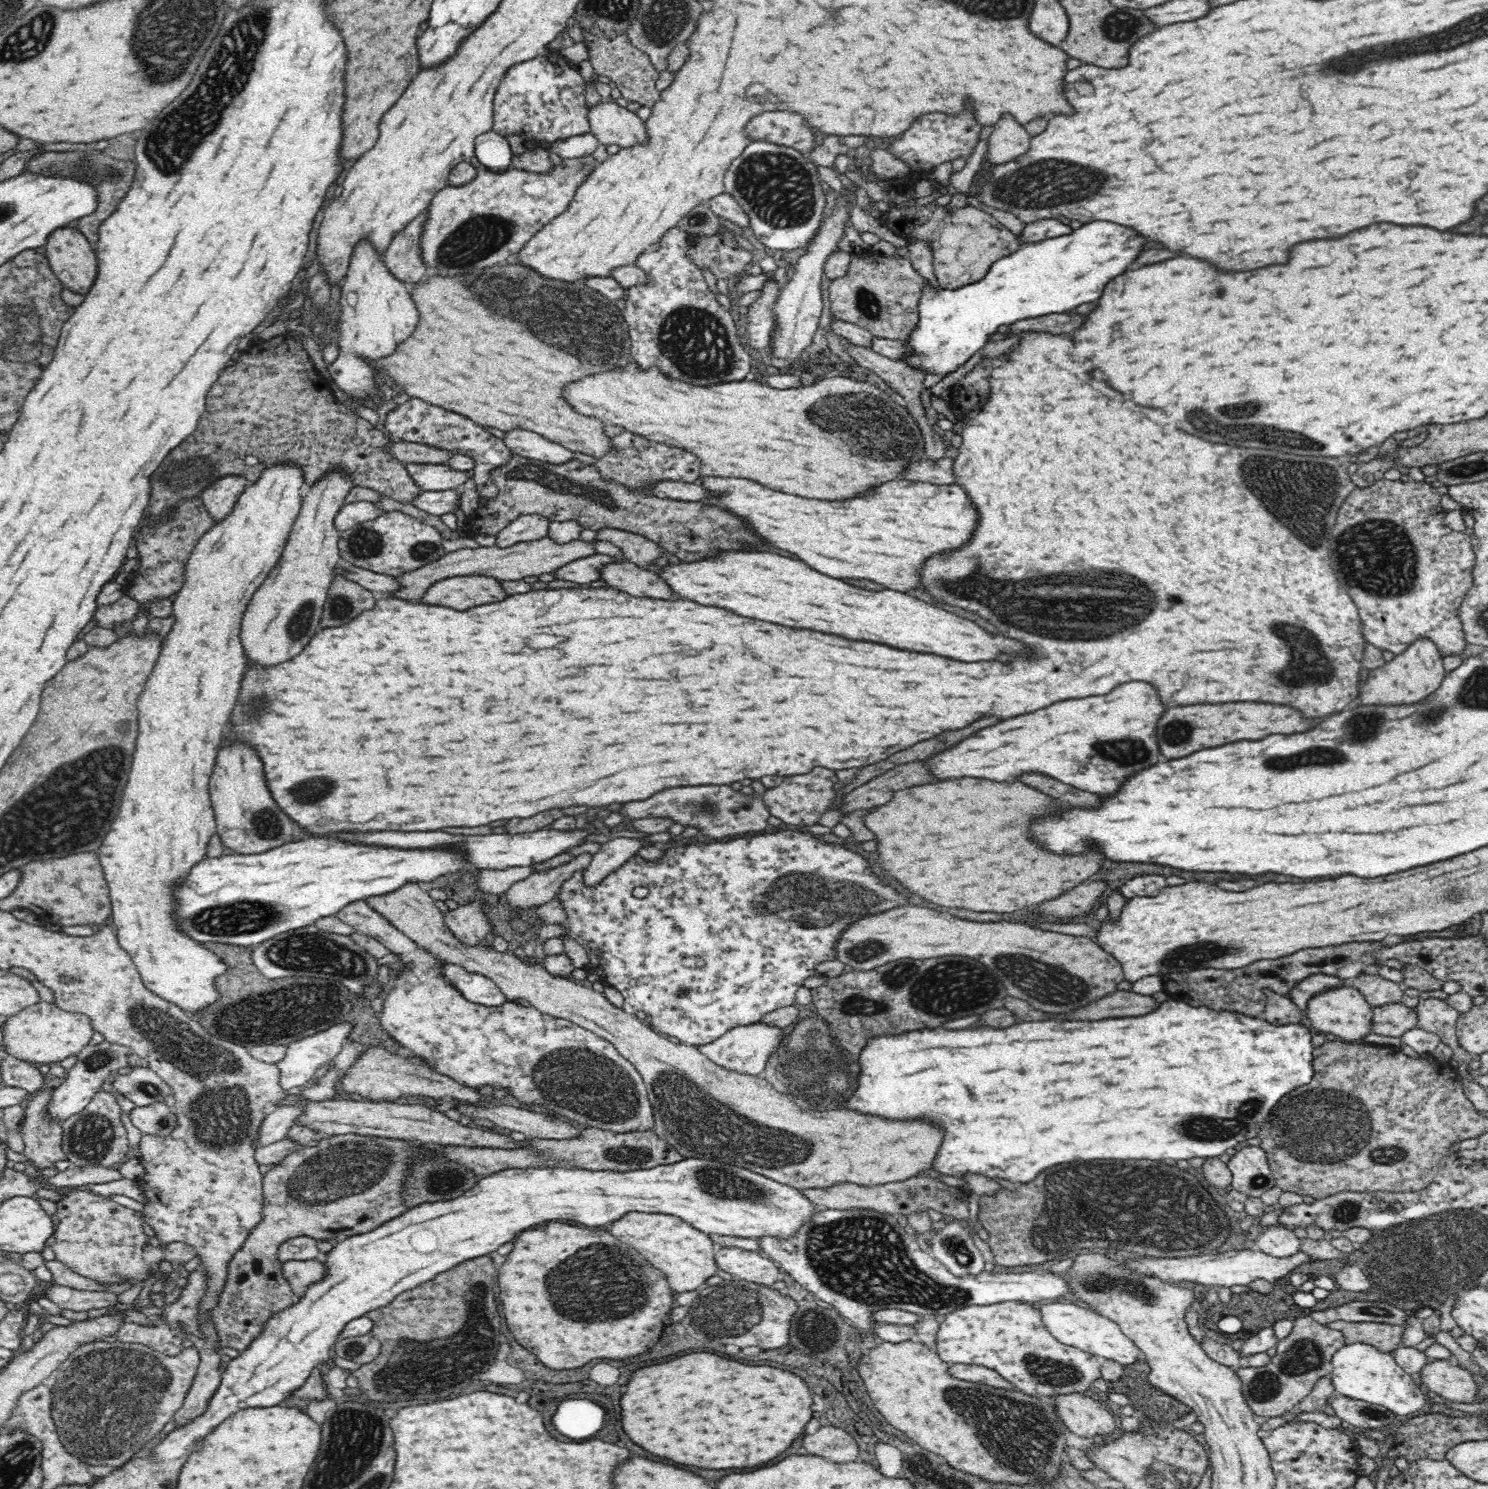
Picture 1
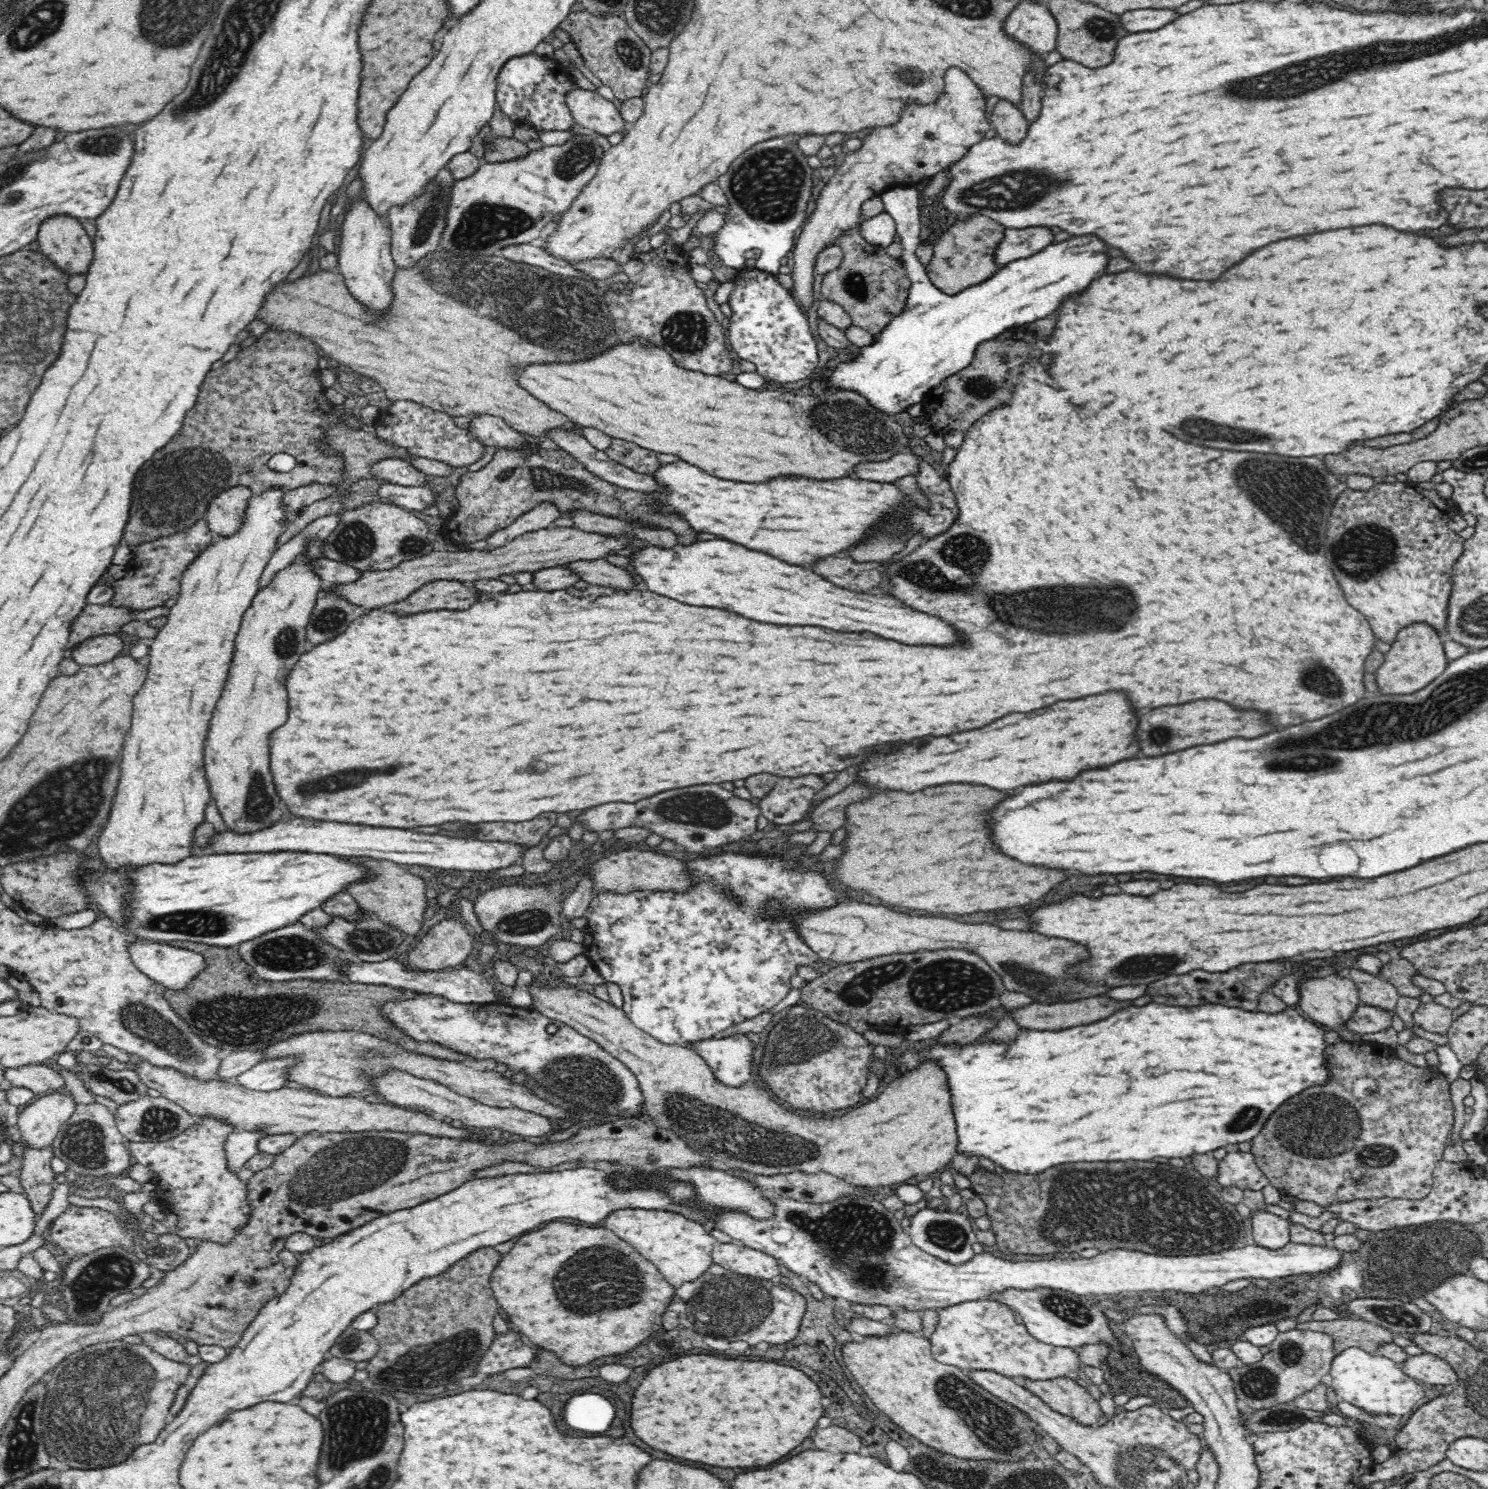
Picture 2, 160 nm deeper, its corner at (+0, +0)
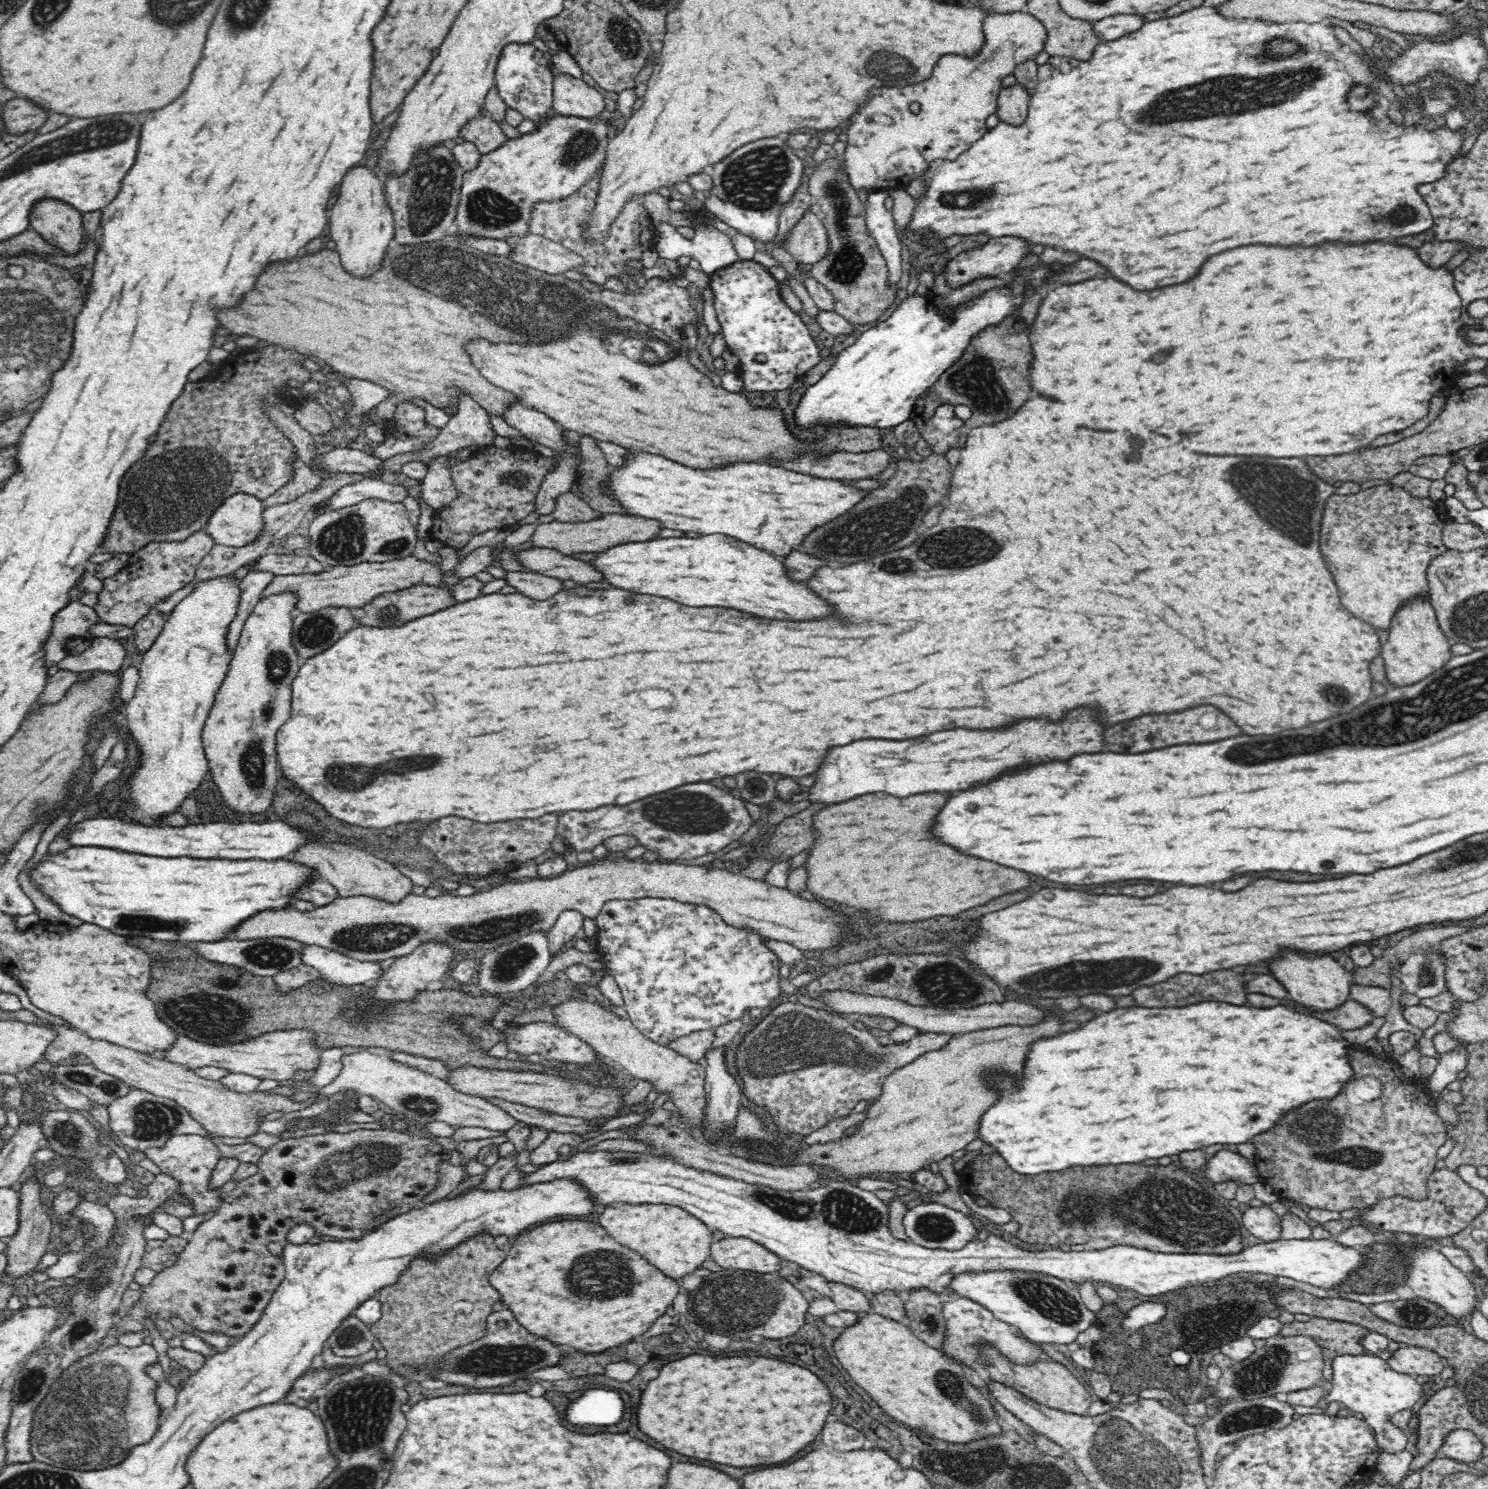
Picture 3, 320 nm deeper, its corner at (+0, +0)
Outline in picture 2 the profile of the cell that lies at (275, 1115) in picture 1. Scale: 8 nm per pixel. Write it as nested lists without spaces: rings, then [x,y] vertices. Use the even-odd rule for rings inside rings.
[[[235,1130],[227,1136],[225,1143],[226,1169],[232,1173],[258,1154],[258,1142],[266,1133],[254,1133],[247,1130]]]

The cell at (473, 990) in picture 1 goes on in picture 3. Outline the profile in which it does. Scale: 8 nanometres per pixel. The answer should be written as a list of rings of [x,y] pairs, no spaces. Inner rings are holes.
[[[305,945],[300,952],[302,964],[312,966],[319,972],[320,978],[326,981],[333,981],[335,984],[345,984],[346,986],[368,984],[371,985],[382,974],[380,966],[374,962],[360,962],[354,960],[341,952],[336,952],[328,948],[322,948],[317,945]]]

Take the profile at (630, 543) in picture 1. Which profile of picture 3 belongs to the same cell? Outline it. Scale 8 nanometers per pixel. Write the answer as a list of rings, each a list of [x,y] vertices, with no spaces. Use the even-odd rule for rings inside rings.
[[[572,491],[560,492],[556,498],[554,498],[554,508],[552,508],[552,516],[555,520],[562,522],[582,522],[598,519],[601,513],[593,510],[576,497]]]

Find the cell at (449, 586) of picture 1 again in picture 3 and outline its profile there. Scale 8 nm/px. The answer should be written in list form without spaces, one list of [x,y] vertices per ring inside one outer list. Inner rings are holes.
[[[418,583],[408,588],[402,588],[402,590],[396,590],[394,592],[386,592],[380,594],[376,598],[372,598],[370,602],[366,602],[360,609],[363,610],[363,616],[354,617],[357,626],[360,627],[372,627],[378,626],[378,628],[390,628],[390,626],[398,626],[398,624],[406,624],[410,620],[418,618],[418,616],[428,616],[428,614],[434,614],[442,608],[448,608],[455,604],[454,599],[450,597],[450,589],[438,588],[436,585],[425,585],[424,583]]]

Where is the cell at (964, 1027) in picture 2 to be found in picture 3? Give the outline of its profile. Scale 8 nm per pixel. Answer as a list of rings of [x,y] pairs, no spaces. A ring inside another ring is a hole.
[[[786,1001],[779,1002],[740,1038],[734,1064],[736,1074],[742,1080],[742,1096],[768,1112],[775,1126],[773,1130],[776,1133],[805,1137],[820,1130],[828,1122],[852,1114],[854,1106],[862,1100],[878,1098],[889,1074],[911,1063],[924,1052],[942,1048],[950,1038],[952,1035],[920,1032],[908,1042],[882,1045],[867,1028],[854,1027],[842,1015]]]

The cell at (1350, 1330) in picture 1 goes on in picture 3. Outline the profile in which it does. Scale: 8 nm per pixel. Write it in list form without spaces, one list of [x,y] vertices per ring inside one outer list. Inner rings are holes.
[[[1312,1317],[1308,1322],[1293,1321],[1282,1323],[1280,1335],[1306,1336],[1314,1339],[1316,1345],[1323,1352],[1323,1379],[1332,1380],[1332,1362],[1336,1356],[1350,1354],[1352,1356],[1366,1352],[1360,1340],[1365,1332],[1363,1326],[1350,1324],[1327,1318]]]

